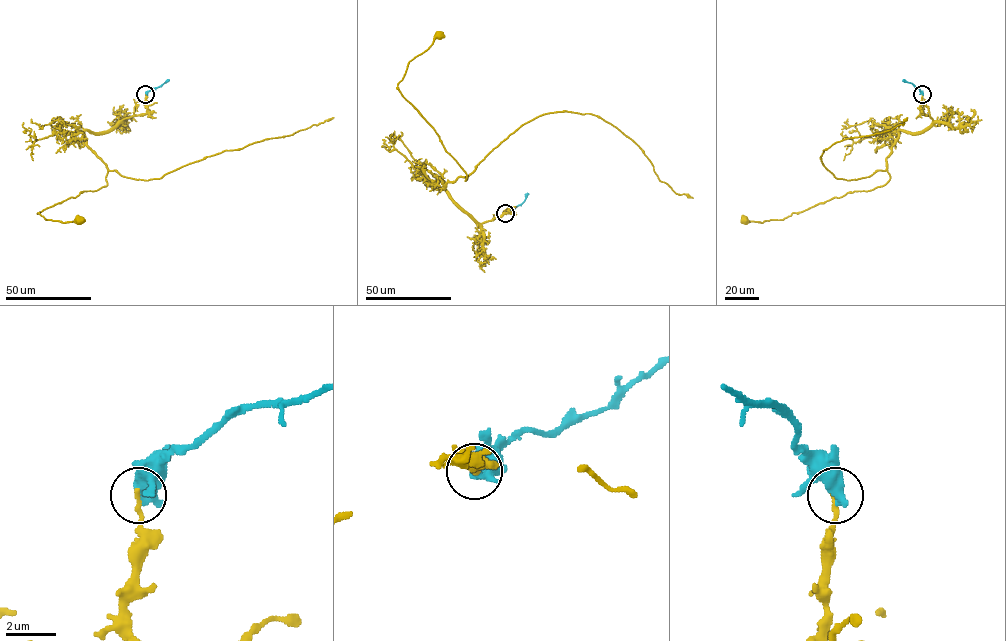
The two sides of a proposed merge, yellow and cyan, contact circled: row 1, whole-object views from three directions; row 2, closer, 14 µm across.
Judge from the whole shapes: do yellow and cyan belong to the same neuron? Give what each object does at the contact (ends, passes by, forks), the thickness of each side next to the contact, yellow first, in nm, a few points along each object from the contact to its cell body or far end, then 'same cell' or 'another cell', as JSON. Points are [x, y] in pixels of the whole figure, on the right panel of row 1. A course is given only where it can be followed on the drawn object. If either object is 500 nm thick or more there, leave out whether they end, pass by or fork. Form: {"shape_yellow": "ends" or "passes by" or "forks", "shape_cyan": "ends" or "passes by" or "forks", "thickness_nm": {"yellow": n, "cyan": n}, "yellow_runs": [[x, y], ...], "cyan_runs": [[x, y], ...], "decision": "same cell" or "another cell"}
{"thickness_nm": {"yellow": 190, "cyan": 550}, "yellow_runs": [[922, 94], [921, 111], [932, 123], [898, 131], [884, 185], [782, 219], [745, 221]], "cyan_runs": [[922, 94], [903, 79]], "decision": "another cell"}

